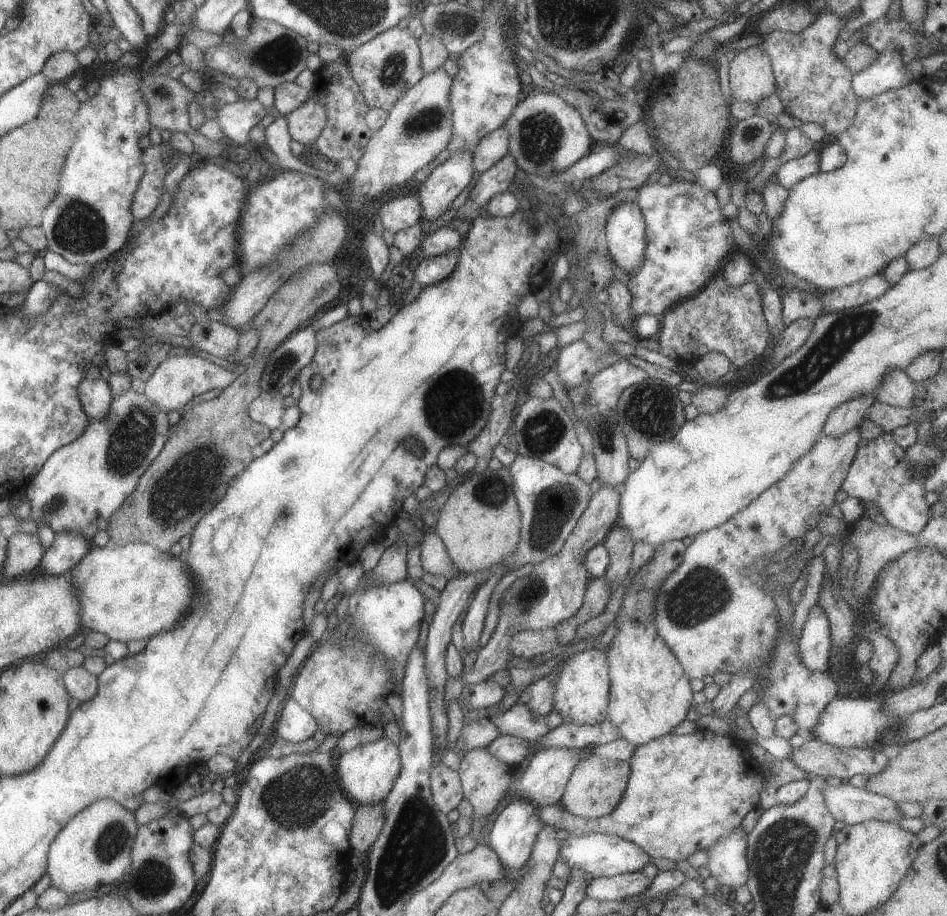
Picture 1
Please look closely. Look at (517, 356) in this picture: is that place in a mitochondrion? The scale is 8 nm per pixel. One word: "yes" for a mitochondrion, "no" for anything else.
no

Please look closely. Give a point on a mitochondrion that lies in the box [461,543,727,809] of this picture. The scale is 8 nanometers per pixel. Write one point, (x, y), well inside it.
(532, 591)

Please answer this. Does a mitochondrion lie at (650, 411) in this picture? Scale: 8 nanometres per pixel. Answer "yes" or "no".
yes

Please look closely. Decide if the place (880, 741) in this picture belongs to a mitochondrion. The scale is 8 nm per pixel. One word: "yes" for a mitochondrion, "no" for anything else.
no

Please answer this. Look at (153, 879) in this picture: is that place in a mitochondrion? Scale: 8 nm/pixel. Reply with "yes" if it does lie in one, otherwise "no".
yes

